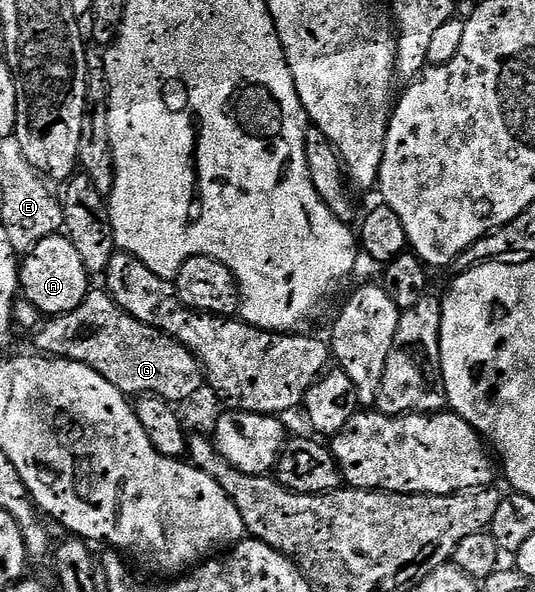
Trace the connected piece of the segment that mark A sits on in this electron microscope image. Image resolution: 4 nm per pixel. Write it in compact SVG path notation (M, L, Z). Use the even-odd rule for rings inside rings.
M63 234L48 236L32 247L23 257L20 269L19 291L23 299L29 300L45 317L61 316L81 304L90 291L90 274L78 258L78 250Z

